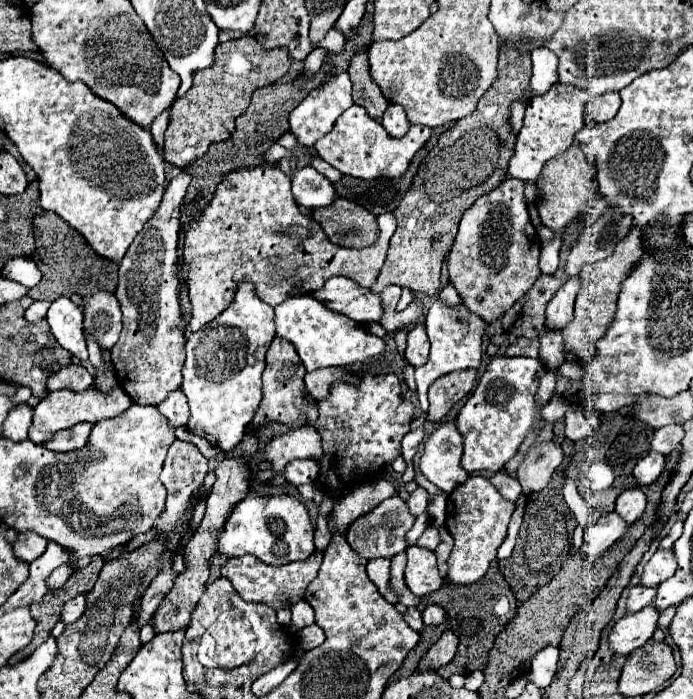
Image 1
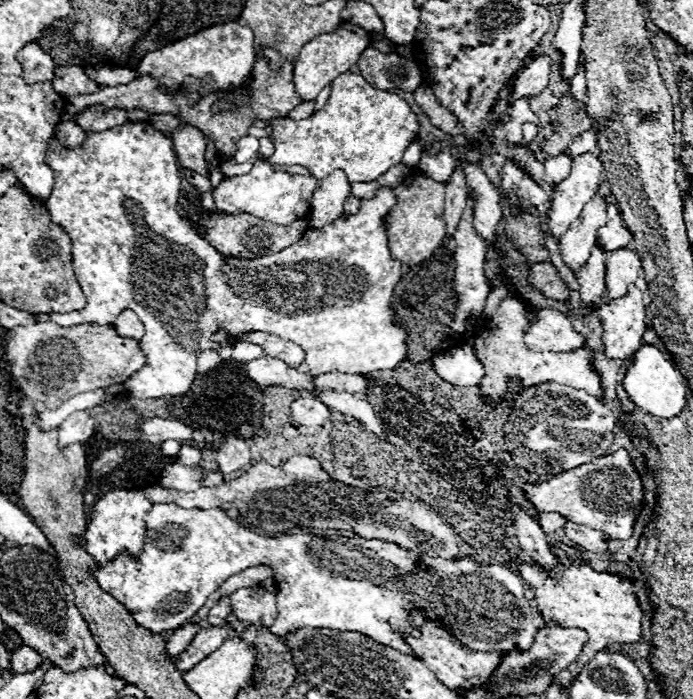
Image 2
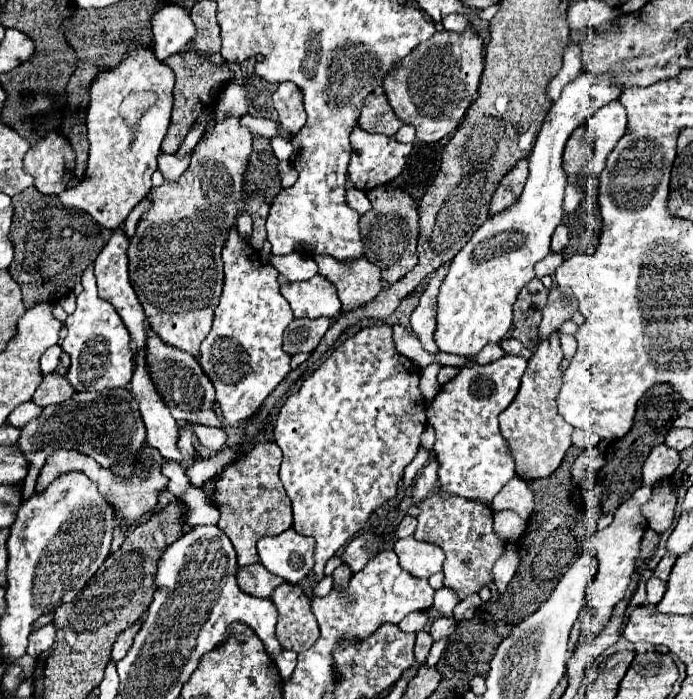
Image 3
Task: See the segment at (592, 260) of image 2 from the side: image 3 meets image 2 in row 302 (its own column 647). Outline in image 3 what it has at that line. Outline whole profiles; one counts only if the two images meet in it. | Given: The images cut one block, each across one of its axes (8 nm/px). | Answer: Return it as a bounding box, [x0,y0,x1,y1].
[646,576,666,604]

